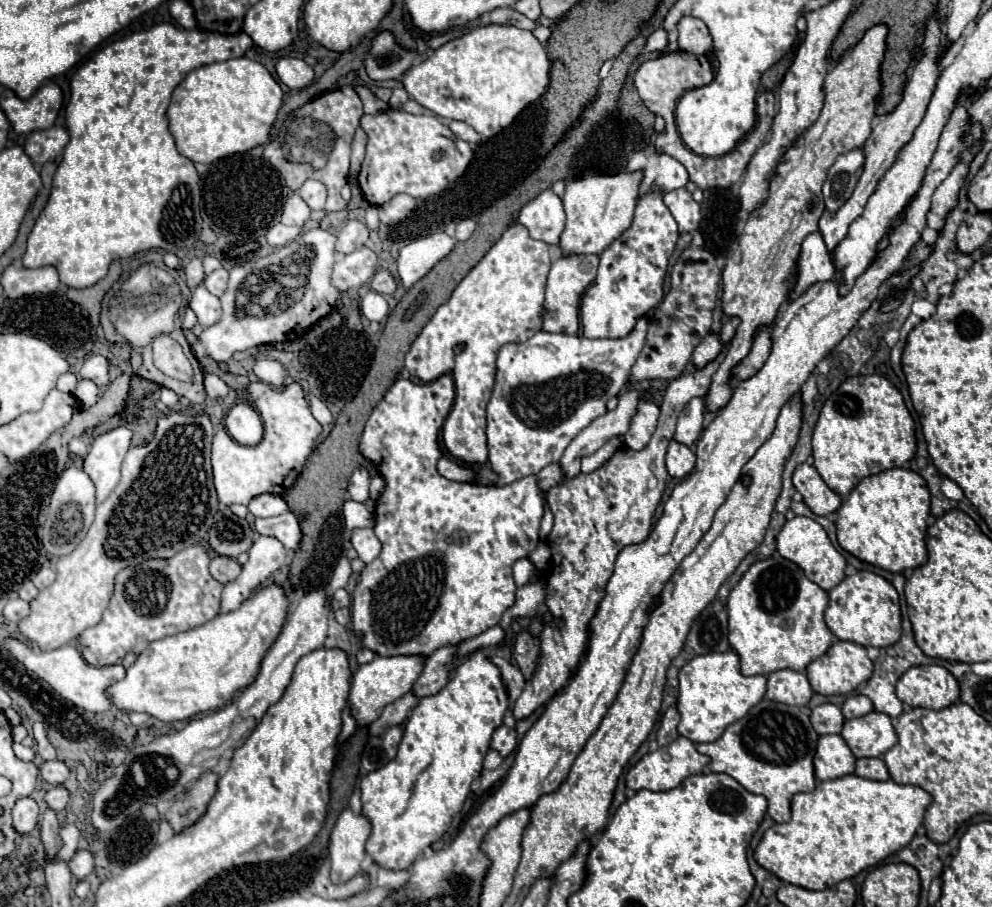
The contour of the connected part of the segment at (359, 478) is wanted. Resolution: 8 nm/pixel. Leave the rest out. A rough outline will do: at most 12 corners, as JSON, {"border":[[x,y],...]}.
{"border":[[356,468],[348,482],[352,500],[368,500],[370,474]]}

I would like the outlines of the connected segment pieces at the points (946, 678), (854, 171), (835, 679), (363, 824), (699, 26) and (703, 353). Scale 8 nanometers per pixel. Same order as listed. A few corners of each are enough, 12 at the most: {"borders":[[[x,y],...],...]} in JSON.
{"borders":[[[914,666],[898,678],[908,706],[942,710],[960,698],[944,666]],[[862,150],[842,154],[822,188],[826,212],[852,196],[862,168]],[[834,642],[806,674],[814,692],[850,694],[874,664],[856,642]],[[346,808],[330,836],[334,884],[360,874],[370,822]],[[702,20],[678,22],[680,50],[708,54],[712,36]],[[708,334],[692,354],[692,364],[704,368],[722,350],[718,334]]]}

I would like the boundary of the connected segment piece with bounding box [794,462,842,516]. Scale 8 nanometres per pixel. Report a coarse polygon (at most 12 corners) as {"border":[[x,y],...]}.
{"border":[[808,462],[794,486],[816,516],[836,512],[842,498]]}

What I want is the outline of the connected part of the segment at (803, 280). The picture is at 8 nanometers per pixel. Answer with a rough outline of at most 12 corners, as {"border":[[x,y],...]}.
{"border":[[820,232],[802,242],[792,302],[816,282],[832,280],[832,252]]}

